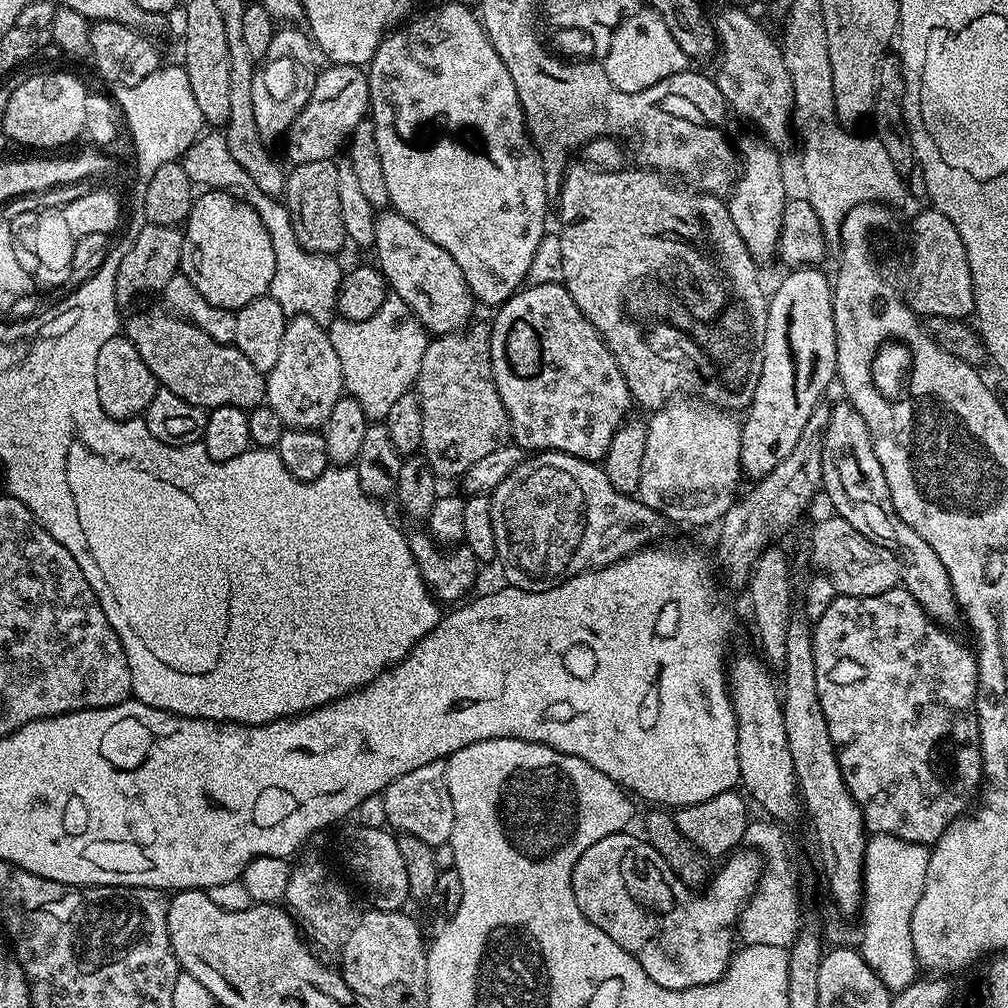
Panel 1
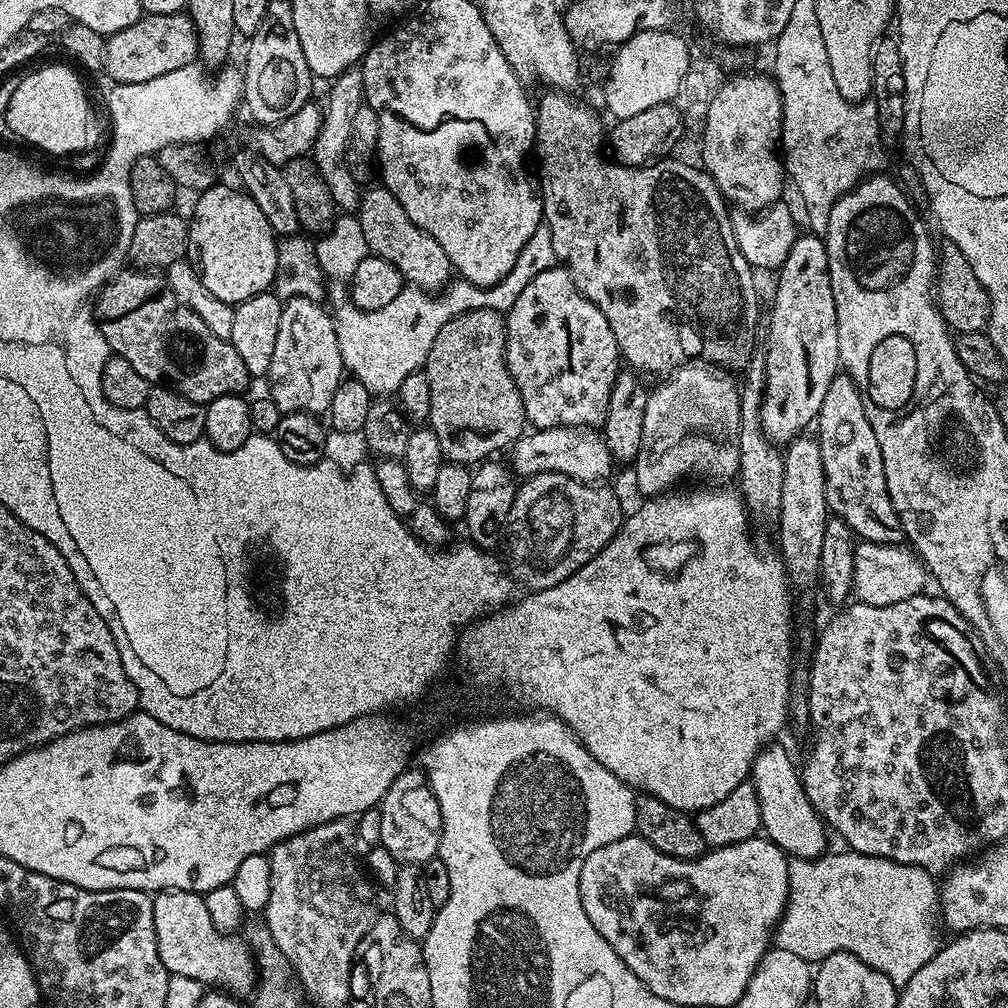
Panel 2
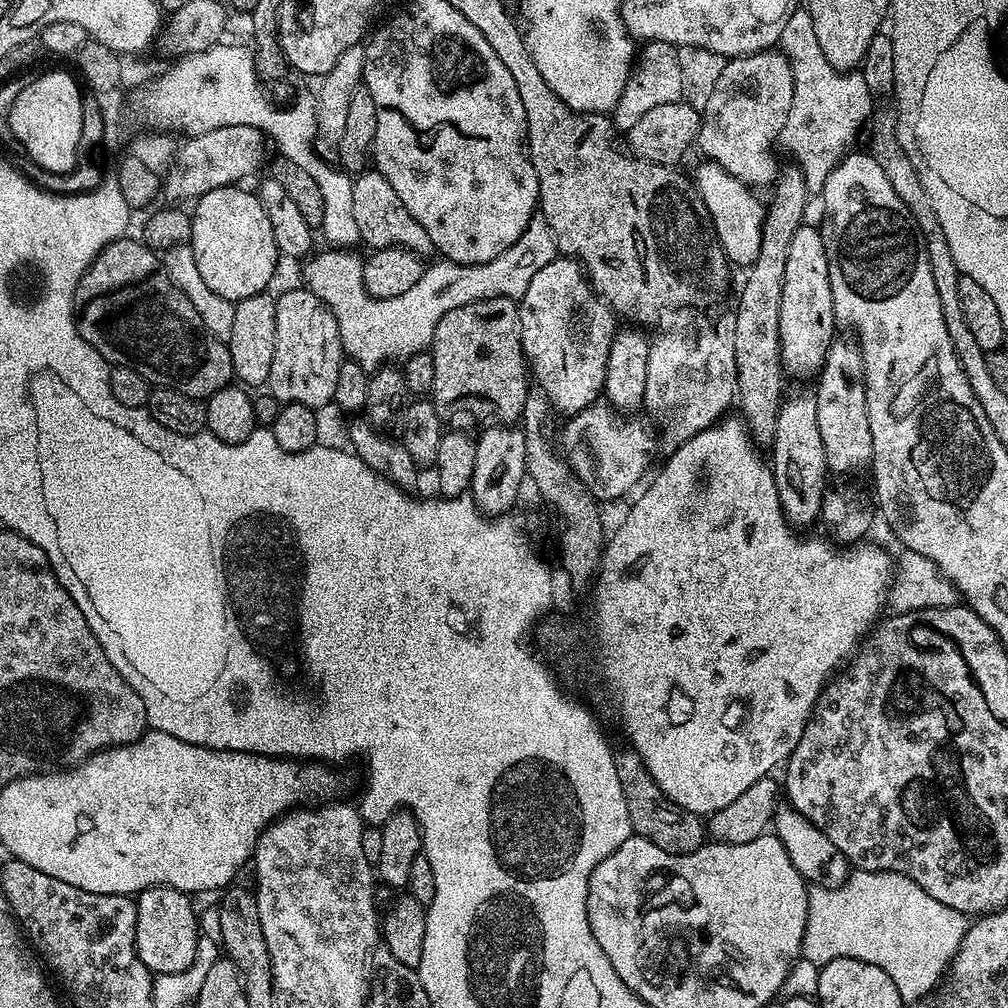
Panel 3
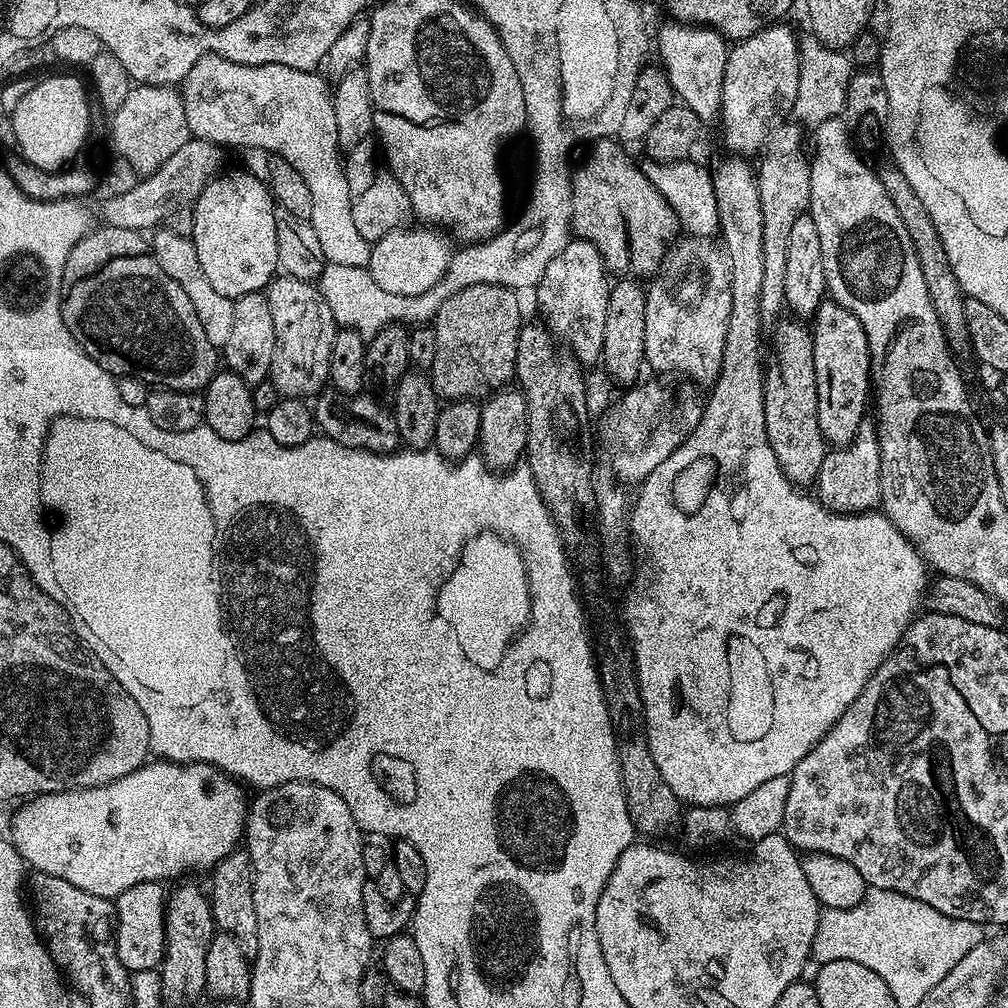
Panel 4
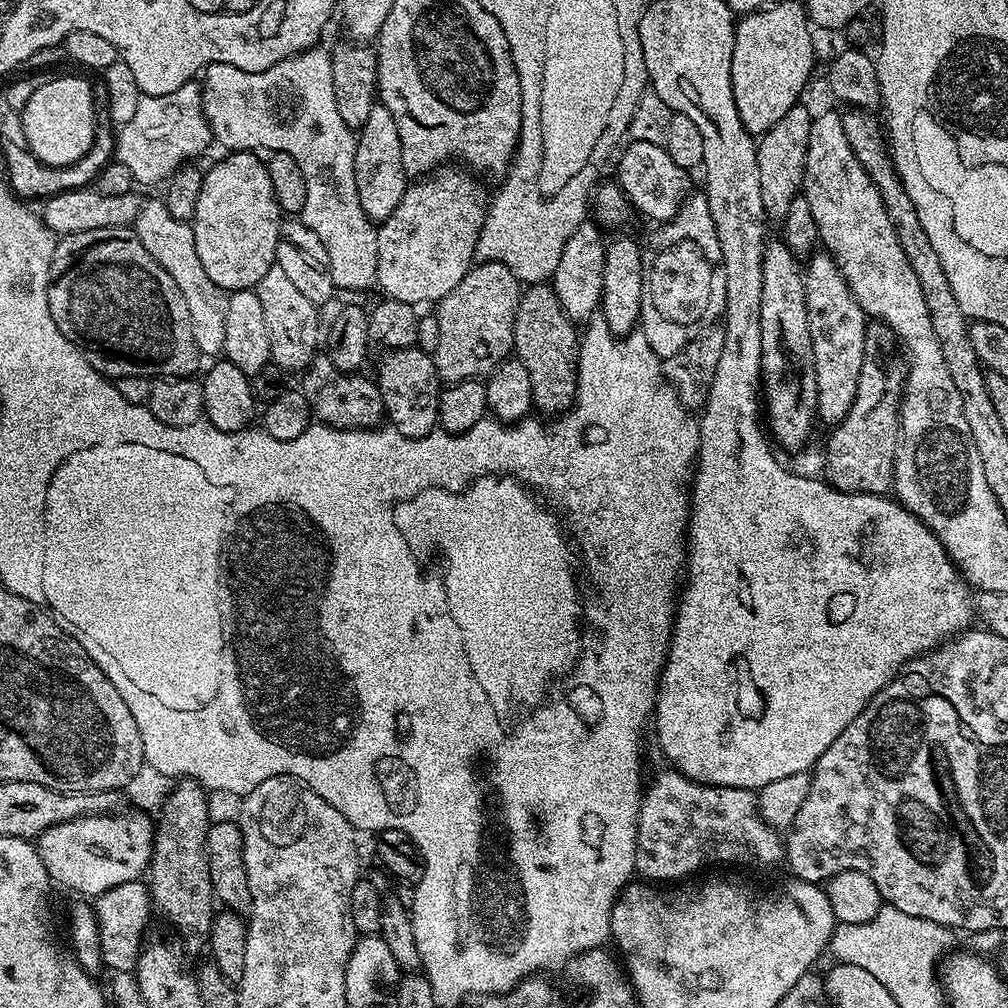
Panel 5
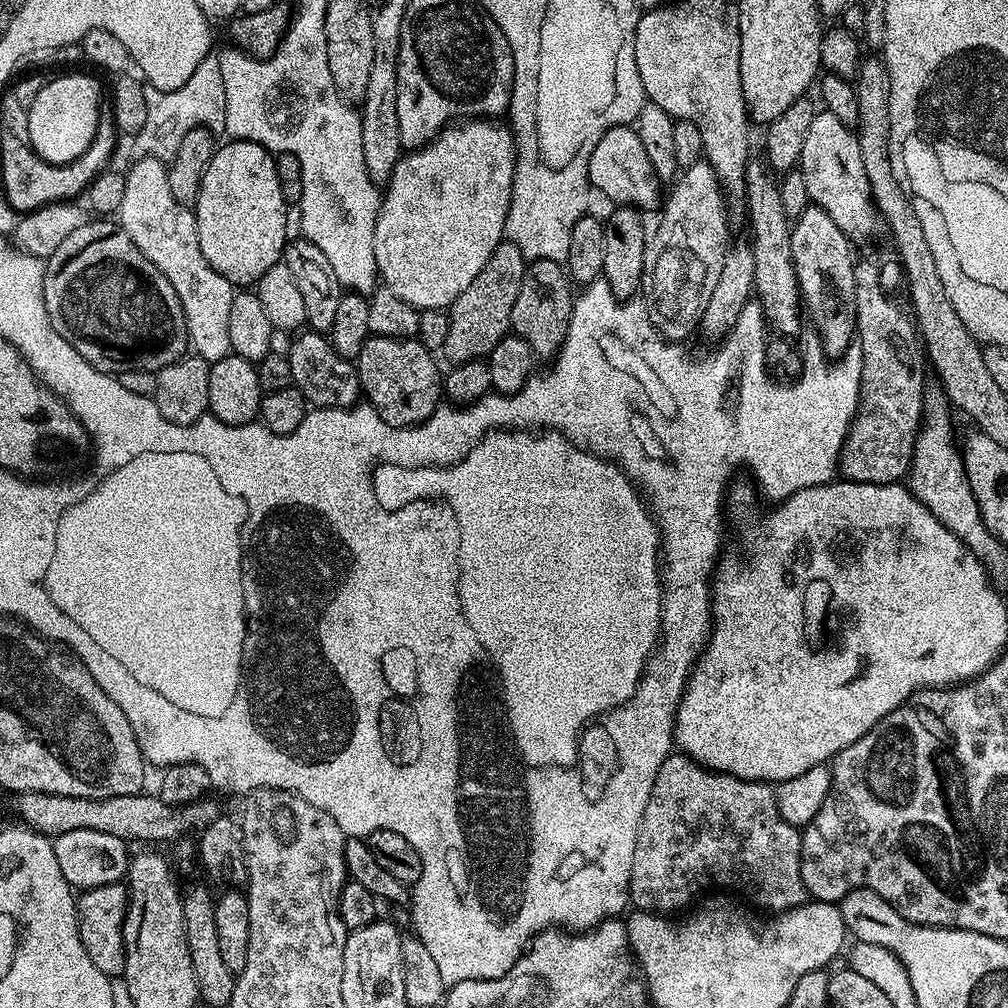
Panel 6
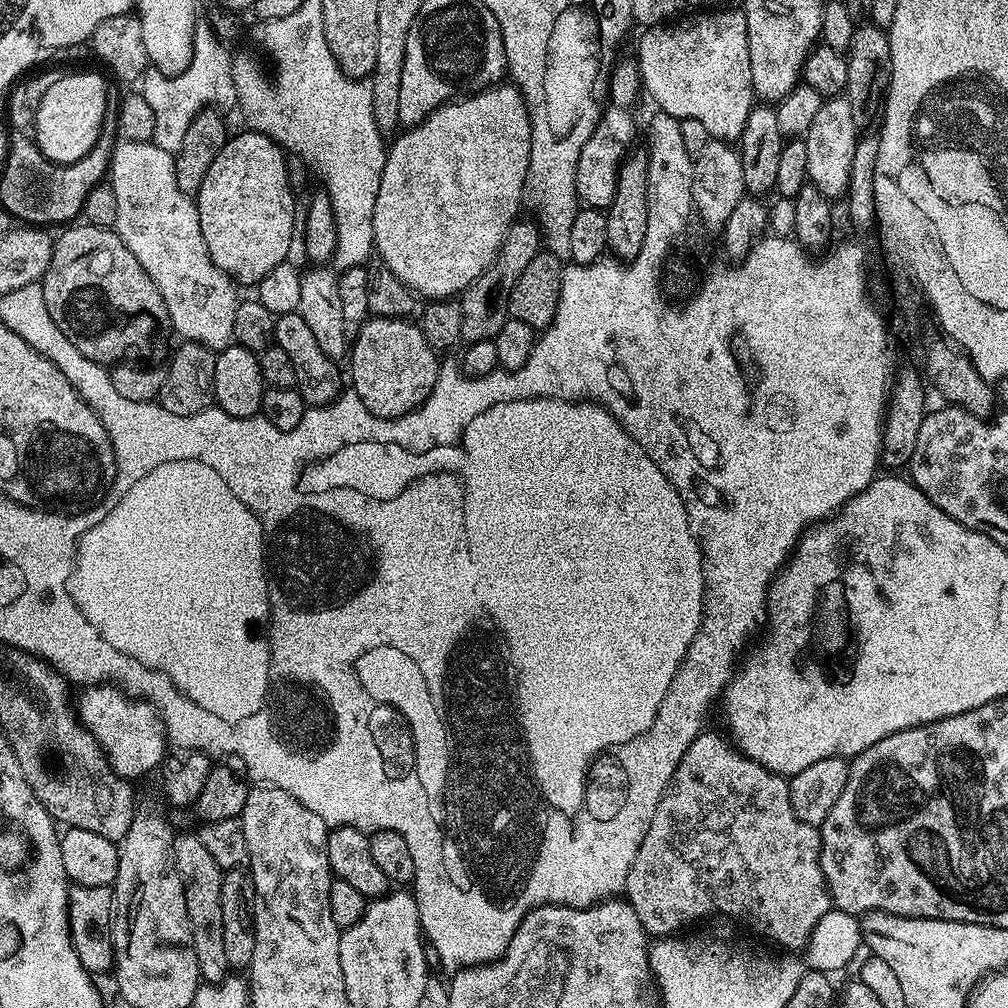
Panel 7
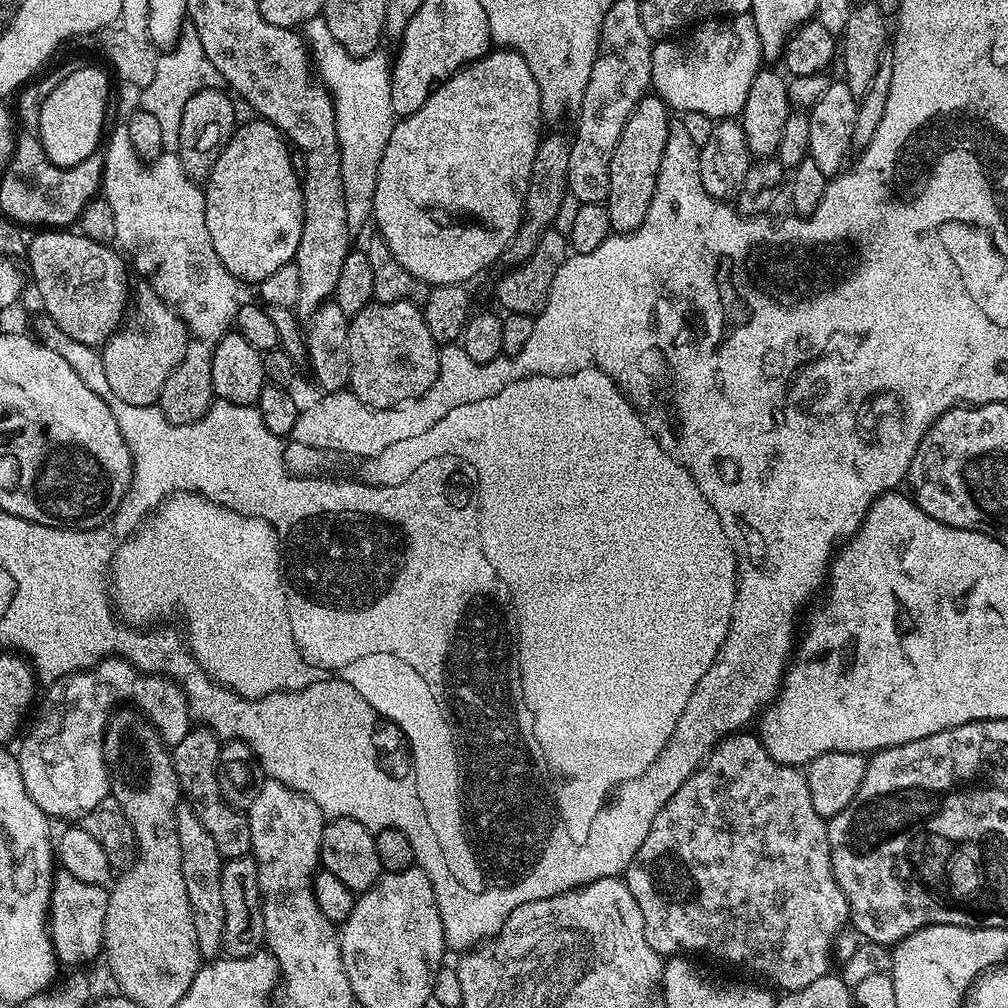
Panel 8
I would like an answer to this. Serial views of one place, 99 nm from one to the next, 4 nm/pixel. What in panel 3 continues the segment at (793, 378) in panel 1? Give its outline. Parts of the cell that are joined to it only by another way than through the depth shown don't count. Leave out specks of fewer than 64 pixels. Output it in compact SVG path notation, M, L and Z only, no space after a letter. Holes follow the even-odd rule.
M805 222L801 224L798 230L794 230L794 238L790 242L790 250L786 257L786 274L782 278L782 311L778 313L778 334L780 335L780 363L784 365L785 373L789 377L819 377L820 368L824 364L824 359L830 350L834 337L837 335L836 328L838 329L838 321L836 319L836 311L834 310L834 298L830 294L830 262L826 258L826 246L822 242L822 234L820 233L819 227L815 223Z

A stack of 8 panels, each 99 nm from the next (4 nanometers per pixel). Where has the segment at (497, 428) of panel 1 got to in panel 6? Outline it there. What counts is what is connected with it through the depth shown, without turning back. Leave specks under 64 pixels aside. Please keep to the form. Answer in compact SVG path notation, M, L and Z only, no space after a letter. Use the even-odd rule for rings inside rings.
M501 242L497 246L490 262L482 266L482 274L478 274L478 278L474 278L474 282L470 282L470 286L466 286L466 290L462 290L462 294L452 303L452 307L447 309L450 334L446 334L442 356L452 360L448 362L458 365L471 360L484 360L494 350L494 346L498 346L498 342L502 342L502 338L509 335L512 327L514 298L518 298L518 286L522 286L525 267L526 261L522 250L518 250L518 246L507 242Z

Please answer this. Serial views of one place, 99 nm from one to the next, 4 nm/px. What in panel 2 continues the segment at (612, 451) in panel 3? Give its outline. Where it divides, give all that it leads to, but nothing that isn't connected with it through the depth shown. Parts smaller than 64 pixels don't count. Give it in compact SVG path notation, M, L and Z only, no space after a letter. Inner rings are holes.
M538 428L525 431L512 443L510 467L517 477L527 478L543 472L562 472L575 480L607 481L614 461L599 431L586 428Z

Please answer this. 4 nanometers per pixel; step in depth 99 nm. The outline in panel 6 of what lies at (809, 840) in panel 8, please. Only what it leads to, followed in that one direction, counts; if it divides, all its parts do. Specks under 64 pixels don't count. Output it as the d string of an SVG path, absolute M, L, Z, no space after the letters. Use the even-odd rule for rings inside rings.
M673 754L667 756L658 766L658 778L654 778L654 790L646 802L646 810L642 814L642 822L638 826L638 842L634 846L634 862L630 866L630 882L628 883L628 898L633 909L641 912L655 912L657 914L676 914L679 908L687 909L692 899L699 892L704 892L707 888L729 888L732 892L737 892L740 896L745 896L757 909L768 914L779 914L797 908L799 904L805 903L809 899L808 891L804 889L802 882L802 866L800 865L800 855L802 854L802 842L800 841L801 829L790 826L782 814L778 814L778 802L776 793L771 783L763 780L743 780L737 776L732 776L728 772L714 772L711 768L703 768L696 760L683 754Z

